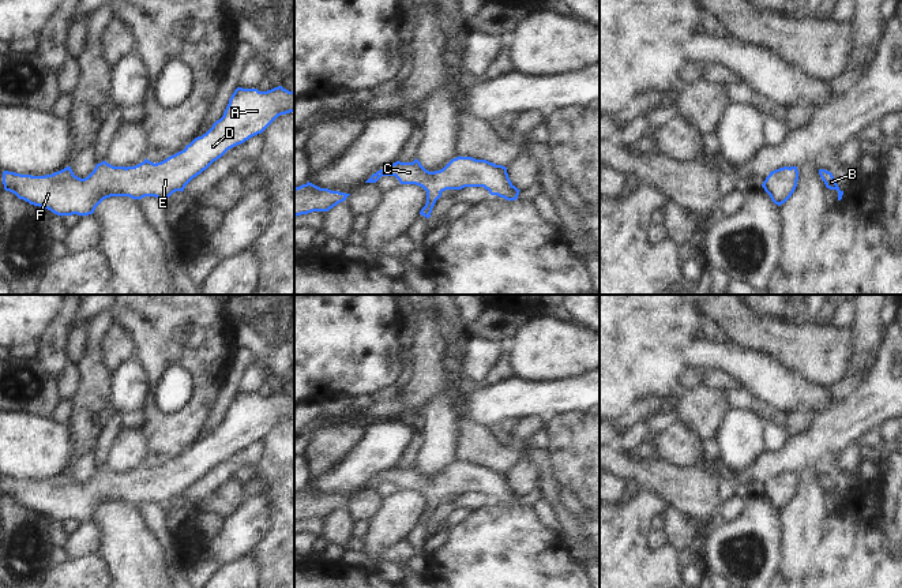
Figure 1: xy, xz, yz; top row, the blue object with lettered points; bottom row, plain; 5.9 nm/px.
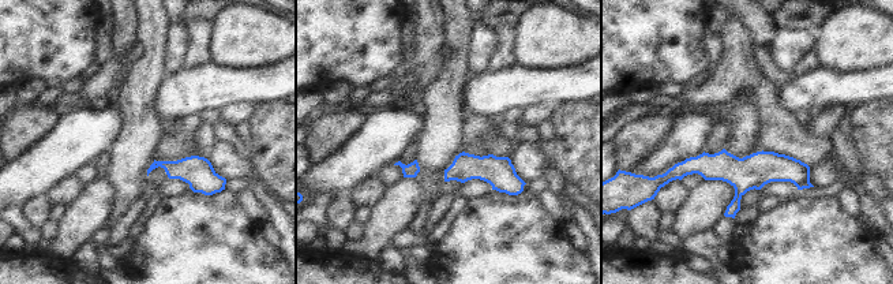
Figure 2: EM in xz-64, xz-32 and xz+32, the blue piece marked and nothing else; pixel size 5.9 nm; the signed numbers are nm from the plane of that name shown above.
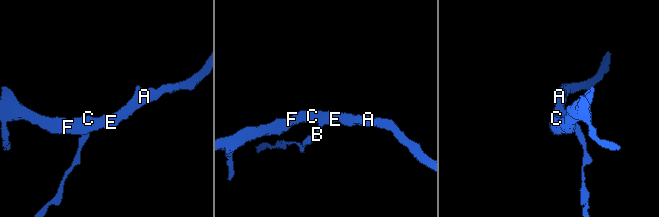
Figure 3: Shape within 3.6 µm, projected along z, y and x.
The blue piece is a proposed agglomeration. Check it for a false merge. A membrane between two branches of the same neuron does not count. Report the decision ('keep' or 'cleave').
keep

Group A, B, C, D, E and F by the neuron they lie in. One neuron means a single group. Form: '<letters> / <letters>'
A B C D E F

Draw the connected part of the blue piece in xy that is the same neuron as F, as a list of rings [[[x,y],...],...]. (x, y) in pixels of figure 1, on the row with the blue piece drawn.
[[[282,86],[267,91],[258,89],[237,87],[232,94],[223,116],[202,136],[195,138],[184,150],[168,157],[161,162],[147,158],[135,166],[113,166],[106,161],[95,165],[84,179],[74,175],[71,166],[45,176],[20,175],[3,172],[4,190],[15,194],[30,205],[50,210],[57,216],[89,216],[106,198],[129,196],[142,199],[155,196],[165,202],[173,192],[184,191],[185,186],[214,161],[221,158],[229,149],[244,143],[249,138],[262,134],[278,116],[294,112],[294,91]]]

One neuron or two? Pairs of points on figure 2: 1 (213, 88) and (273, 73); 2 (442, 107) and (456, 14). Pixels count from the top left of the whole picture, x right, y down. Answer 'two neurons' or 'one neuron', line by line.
1: one neuron
2: one neuron

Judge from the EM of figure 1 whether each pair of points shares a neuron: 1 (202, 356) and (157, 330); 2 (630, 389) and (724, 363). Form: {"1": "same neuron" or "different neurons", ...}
{"1": "same neuron", "2": "different neurons"}

